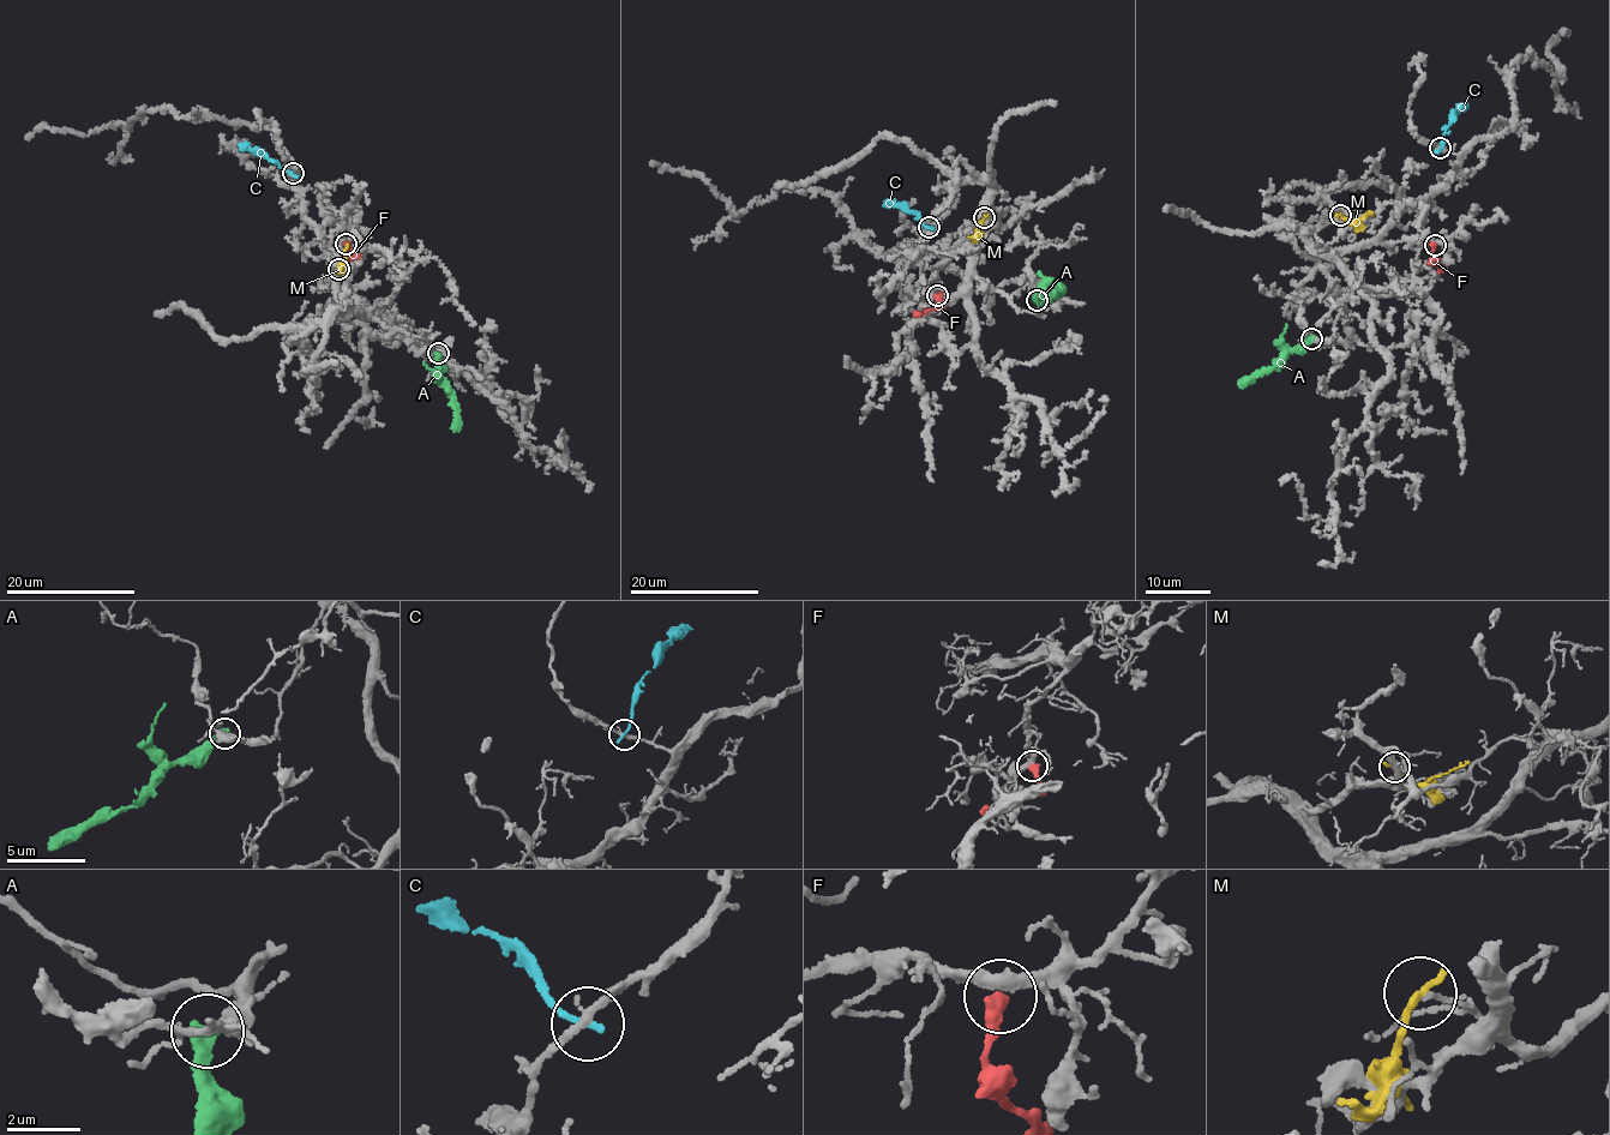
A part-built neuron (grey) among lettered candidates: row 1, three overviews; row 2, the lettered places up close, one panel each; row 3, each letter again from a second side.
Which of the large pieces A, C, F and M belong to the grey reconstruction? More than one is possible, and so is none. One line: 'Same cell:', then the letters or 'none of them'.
Same cell: none of them

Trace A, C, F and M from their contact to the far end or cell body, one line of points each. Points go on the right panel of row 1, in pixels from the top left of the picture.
A: (1313, 338), (1273, 368), (1238, 384)
C: (1440, 148), (1447, 125), (1467, 104)
F: (1434, 245), (1433, 263), (1441, 271)
M: (1341, 215), (1355, 221), (1371, 212)

